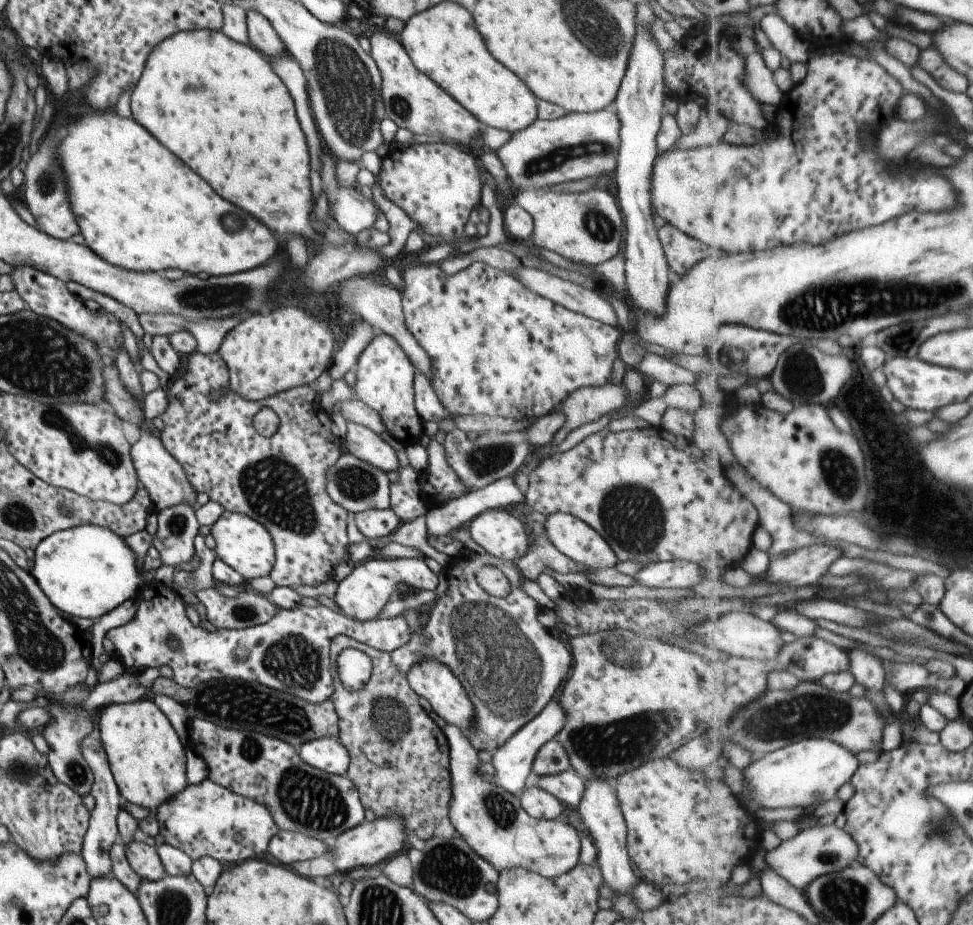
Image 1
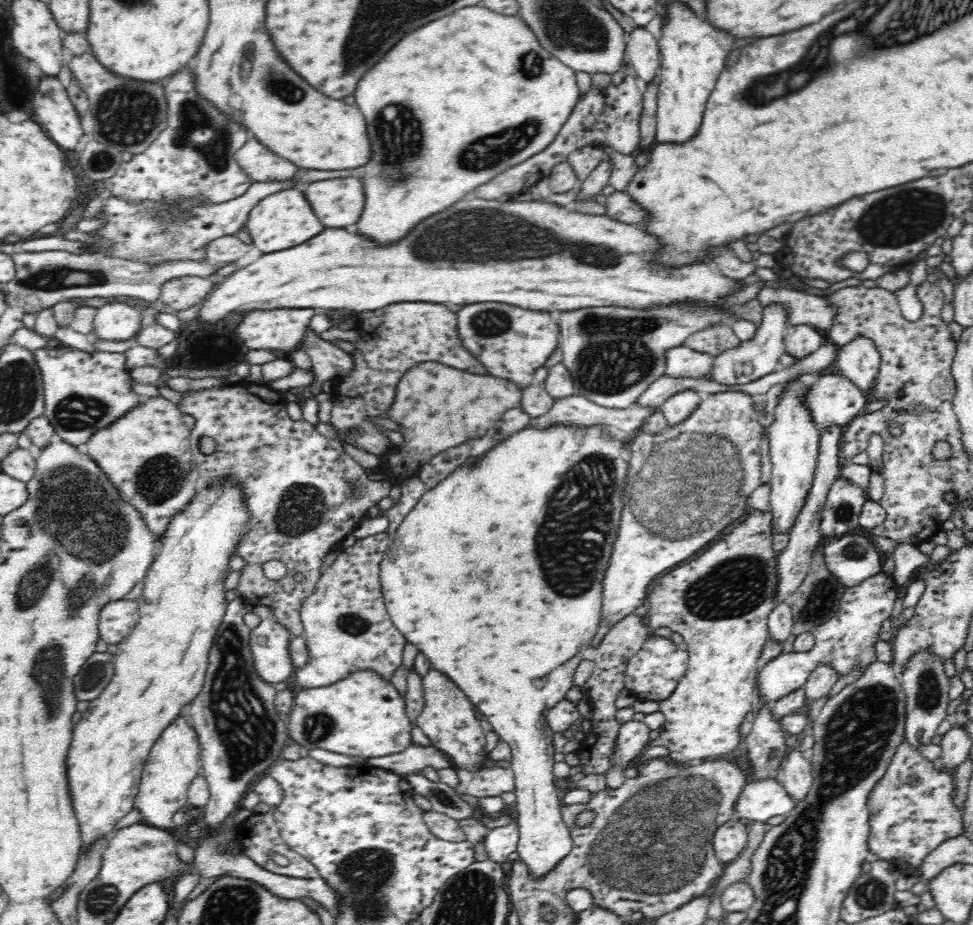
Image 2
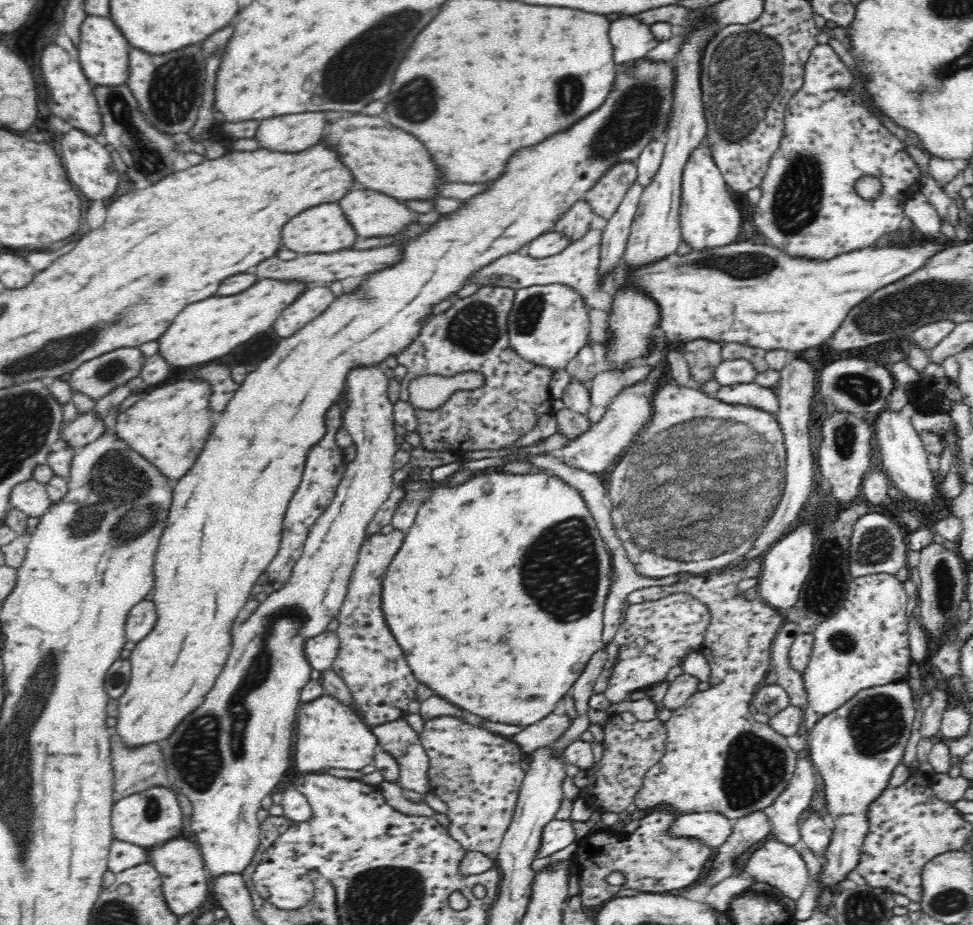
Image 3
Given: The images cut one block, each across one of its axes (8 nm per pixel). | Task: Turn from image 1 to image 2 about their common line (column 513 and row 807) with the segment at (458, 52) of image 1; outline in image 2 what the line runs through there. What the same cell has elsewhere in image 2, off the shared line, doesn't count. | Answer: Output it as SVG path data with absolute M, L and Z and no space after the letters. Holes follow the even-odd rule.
M231 476L218 480L218 484L201 485L196 496L173 514L166 532L157 540L155 558L143 578L144 591L136 601L139 621L117 644L113 654L112 684L108 684L108 688L90 704L88 712L74 728L74 742L68 754L68 783L84 839L82 853L96 837L111 835L116 823L132 810L149 752L166 728L204 688L210 648L228 608L224 582L232 572L230 560L238 555L238 546L253 530L252 511L246 503L244 490L243 484Z

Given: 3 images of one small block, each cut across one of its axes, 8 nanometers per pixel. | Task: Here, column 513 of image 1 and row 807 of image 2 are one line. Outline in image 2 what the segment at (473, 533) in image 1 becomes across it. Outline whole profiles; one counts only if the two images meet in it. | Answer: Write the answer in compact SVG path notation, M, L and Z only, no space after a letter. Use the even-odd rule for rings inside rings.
M598 424L590 428L577 426L552 426L552 428L527 428L512 434L510 438L496 444L490 452L478 458L476 465L461 467L438 487L427 490L417 505L407 514L400 527L391 536L389 546L379 566L379 582L385 606L394 626L413 644L419 654L423 654L432 664L434 670L448 676L460 690L470 698L470 702L479 709L501 740L511 746L513 759L510 769L516 775L516 816L515 822L520 829L517 853L529 872L529 877L540 882L548 876L574 848L570 829L562 821L560 809L562 793L556 786L556 777L552 774L555 763L553 754L554 733L547 723L546 713L554 705L564 700L566 692L574 686L574 674L579 661L583 659L582 651L592 646L592 640L598 632L601 622L603 604L602 578L608 568L612 544L620 524L622 512L622 482L626 474L626 464L630 458L628 442L620 443L611 434L605 434L608 426Z

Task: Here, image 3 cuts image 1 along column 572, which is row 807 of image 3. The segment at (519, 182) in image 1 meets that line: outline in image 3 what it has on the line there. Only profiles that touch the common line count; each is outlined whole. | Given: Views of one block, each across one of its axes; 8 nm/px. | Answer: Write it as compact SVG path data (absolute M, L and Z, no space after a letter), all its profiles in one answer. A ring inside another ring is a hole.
M154 787L115 801L111 812L111 827L116 840L146 849L177 838L182 830L182 817L174 791L166 787Z

